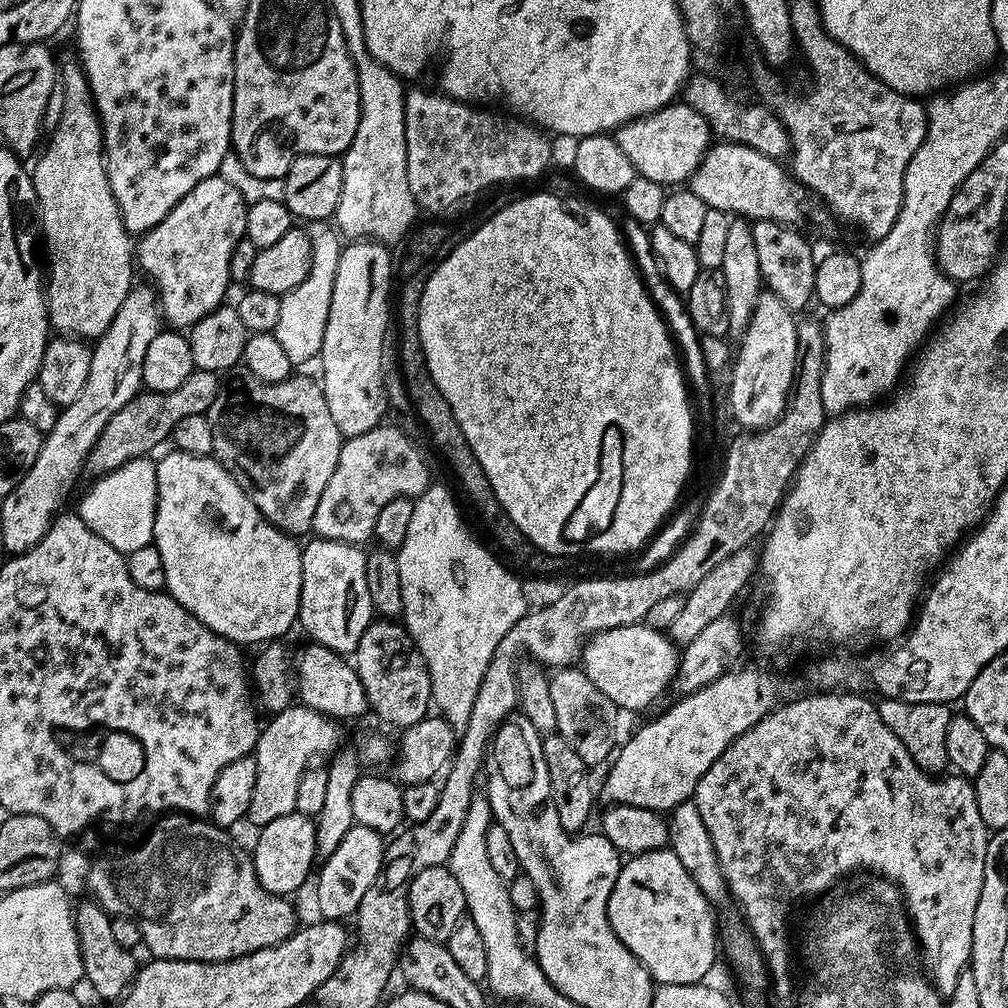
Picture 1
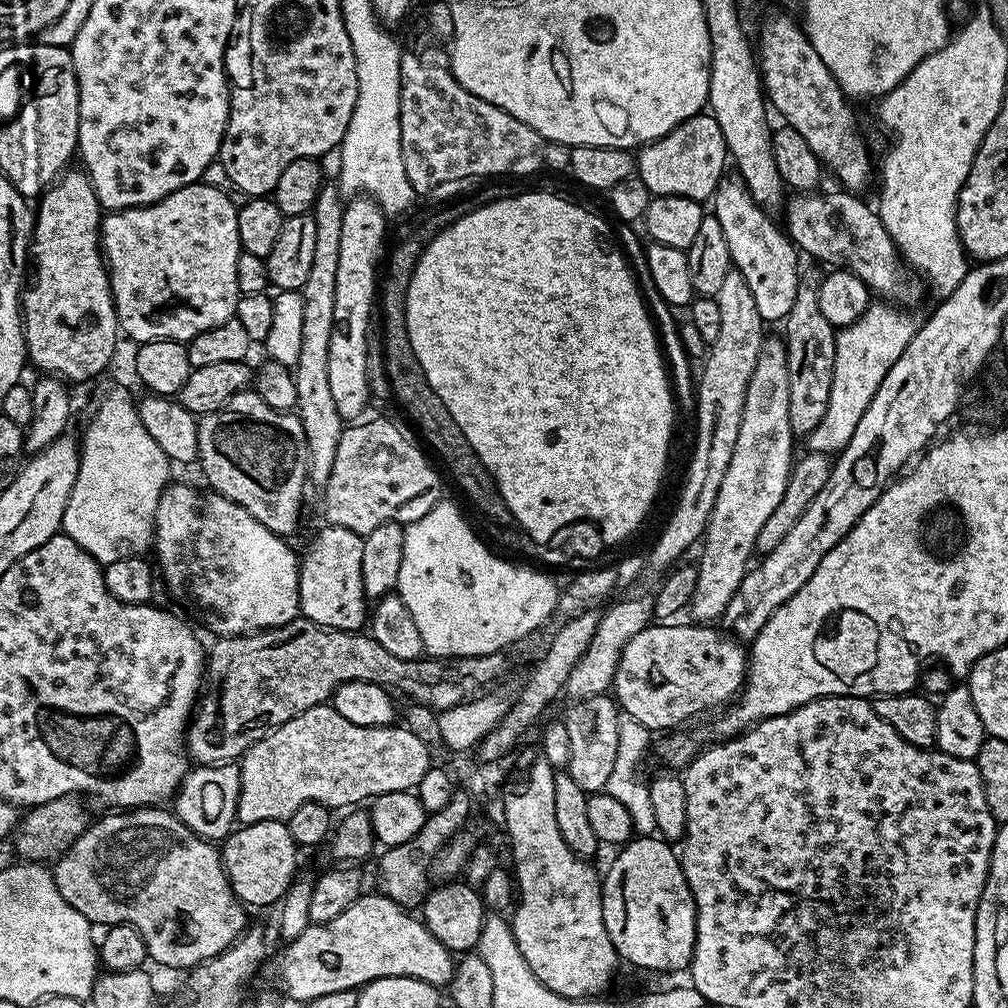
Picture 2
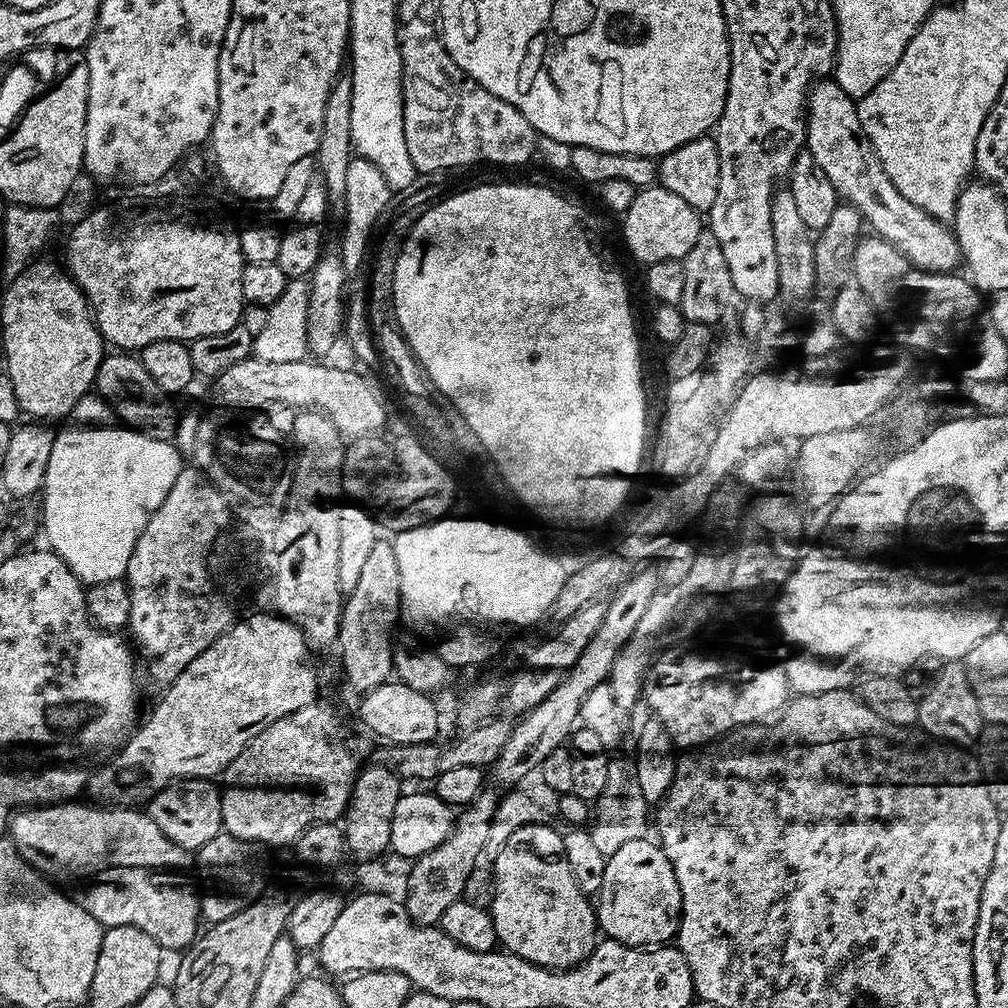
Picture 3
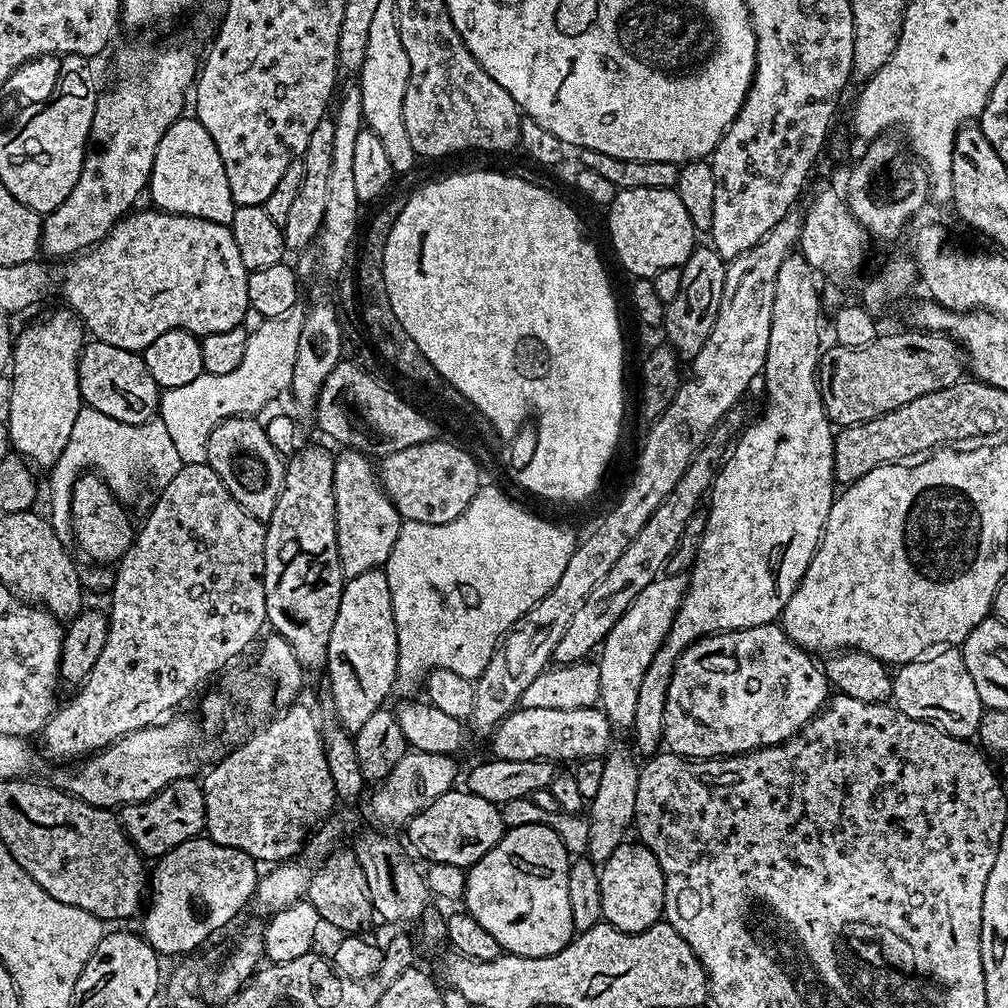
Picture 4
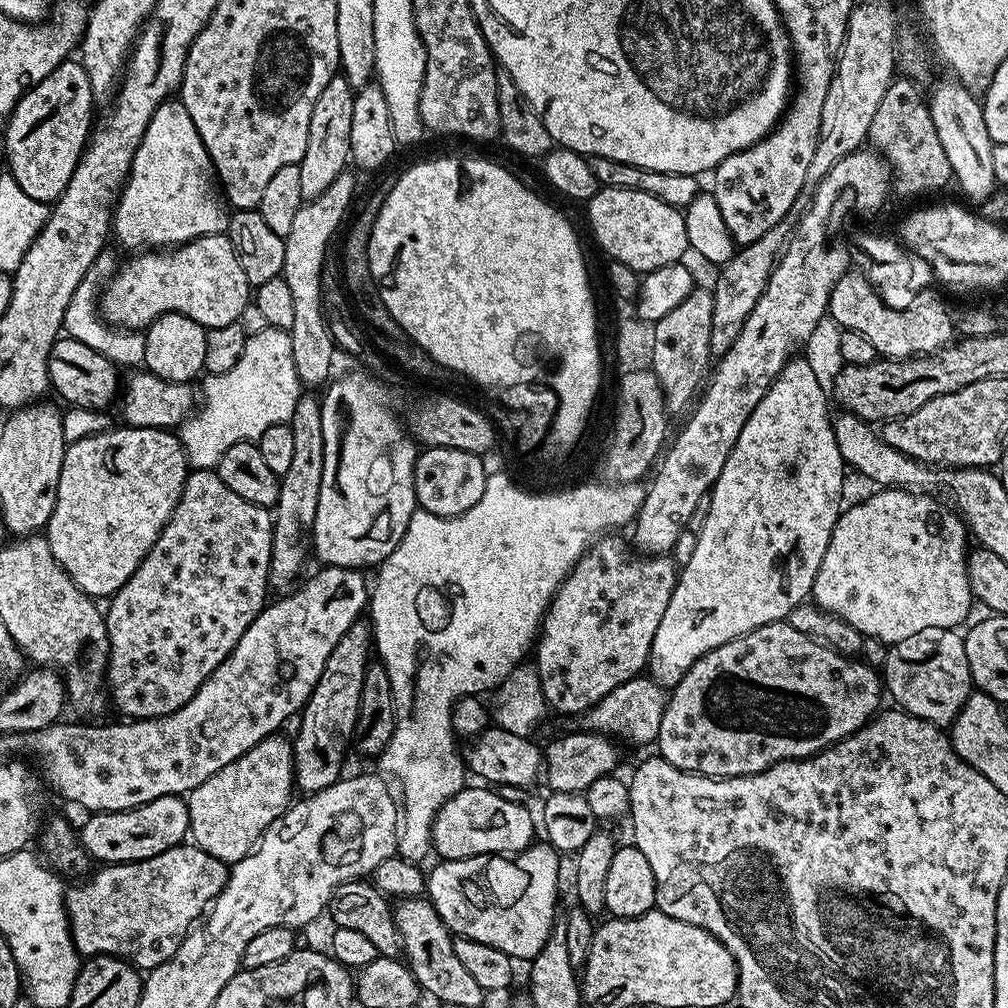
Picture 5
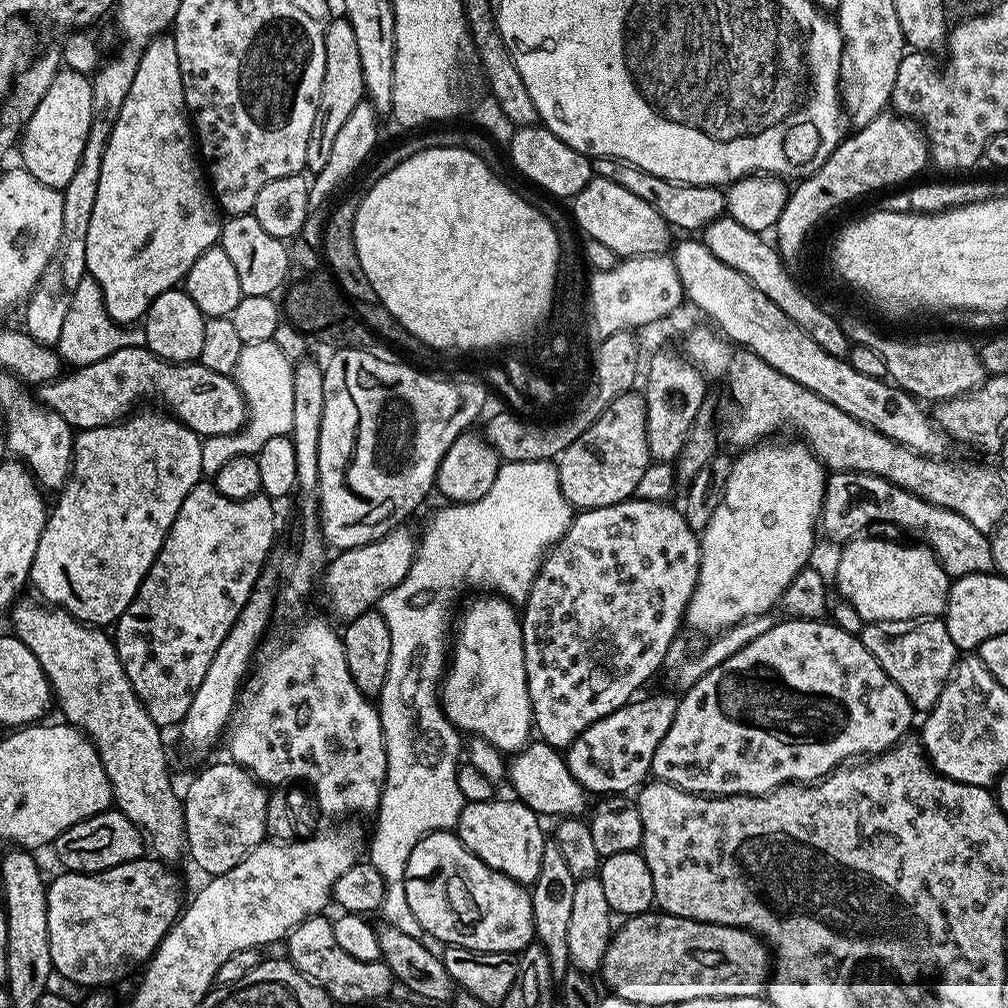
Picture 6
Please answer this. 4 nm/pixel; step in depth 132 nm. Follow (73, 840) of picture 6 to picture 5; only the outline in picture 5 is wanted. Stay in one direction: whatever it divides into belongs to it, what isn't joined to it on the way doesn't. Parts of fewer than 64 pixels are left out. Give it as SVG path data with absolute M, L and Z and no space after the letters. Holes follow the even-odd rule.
M180 796L154 798L154 802L146 802L121 812L97 812L87 819L78 828L80 845L93 861L101 860L99 863L104 866L154 858L154 854L162 854L162 850L170 850L185 843L189 835L188 802Z

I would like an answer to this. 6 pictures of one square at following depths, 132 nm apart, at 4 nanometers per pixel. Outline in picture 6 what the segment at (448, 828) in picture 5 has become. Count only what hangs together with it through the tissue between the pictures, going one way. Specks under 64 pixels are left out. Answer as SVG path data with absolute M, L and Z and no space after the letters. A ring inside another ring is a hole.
M519 799L474 801L465 803L462 814L455 826L455 833L466 846L486 866L509 876L519 884L531 886L538 878L538 866L542 866L542 850L546 843L540 829L541 817L536 815Z

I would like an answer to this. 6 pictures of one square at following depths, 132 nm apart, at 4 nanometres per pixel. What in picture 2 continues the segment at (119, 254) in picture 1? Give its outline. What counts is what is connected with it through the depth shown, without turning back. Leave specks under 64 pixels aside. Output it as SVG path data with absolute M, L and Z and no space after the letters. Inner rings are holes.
M68 170L57 179L51 188L47 189L39 197L40 209L37 207L34 212L34 227L30 241L30 279L22 292L22 315L24 318L24 341L28 347L28 360L36 368L41 368L41 373L49 376L58 376L65 382L72 380L92 380L112 360L116 352L116 336L118 337L118 325L116 322L116 307L112 301L112 287L108 281L108 269L104 263L104 254L100 251L100 222L102 209L96 191L92 188L92 181L88 173L83 170L72 172Z

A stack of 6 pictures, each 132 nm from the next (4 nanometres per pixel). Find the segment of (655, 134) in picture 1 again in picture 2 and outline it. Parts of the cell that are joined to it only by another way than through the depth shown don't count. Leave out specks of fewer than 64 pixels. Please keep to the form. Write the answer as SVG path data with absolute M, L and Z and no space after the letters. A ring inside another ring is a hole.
M710 114L686 118L674 130L662 138L651 141L635 153L635 175L646 182L653 196L685 196L701 202L711 201L716 195L720 179L726 174L724 163L730 157L726 138L722 138L722 126Z

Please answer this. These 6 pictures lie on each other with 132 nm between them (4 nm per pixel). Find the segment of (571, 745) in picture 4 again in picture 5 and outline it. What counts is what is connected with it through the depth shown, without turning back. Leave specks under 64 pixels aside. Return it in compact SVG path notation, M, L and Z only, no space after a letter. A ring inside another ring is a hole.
M641 674L622 682L606 698L602 698L593 708L583 713L583 727L589 732L601 732L604 736L619 738L621 741L629 740L632 744L652 744L655 745L660 739L660 728L664 725L664 710L668 707L668 696L666 690L658 682L654 682L652 677L647 674Z

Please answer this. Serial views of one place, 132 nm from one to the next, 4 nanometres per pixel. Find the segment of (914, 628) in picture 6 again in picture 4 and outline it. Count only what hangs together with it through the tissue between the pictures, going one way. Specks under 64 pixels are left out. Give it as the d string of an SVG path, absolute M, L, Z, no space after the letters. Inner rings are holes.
M956 646L932 650L918 660L899 665L892 678L892 700L902 714L967 741L979 733L980 720L986 711L982 698L978 698L974 678L970 678L970 670L966 670L964 653Z

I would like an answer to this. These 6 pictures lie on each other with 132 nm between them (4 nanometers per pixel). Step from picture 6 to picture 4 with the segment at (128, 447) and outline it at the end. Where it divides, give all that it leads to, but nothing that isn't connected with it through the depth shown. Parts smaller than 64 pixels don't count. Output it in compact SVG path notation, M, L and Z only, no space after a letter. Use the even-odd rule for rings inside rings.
M82 474L74 482L72 487L72 535L74 544L77 544L86 555L89 561L95 562L100 566L115 565L132 546L132 537L134 535L134 524L132 528L132 520L128 517L128 512L123 503L113 496L108 489L108 485L95 474Z

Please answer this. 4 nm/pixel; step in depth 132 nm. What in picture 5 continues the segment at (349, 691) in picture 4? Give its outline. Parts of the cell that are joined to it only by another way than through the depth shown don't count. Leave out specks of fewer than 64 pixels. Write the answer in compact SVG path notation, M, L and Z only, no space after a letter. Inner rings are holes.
M357 622L342 634L338 646L330 654L322 670L318 686L301 709L298 732L293 737L293 764L295 785L303 793L311 794L333 785L341 779L348 736L355 733L357 714L361 704L362 678L374 656L374 637L367 623Z

